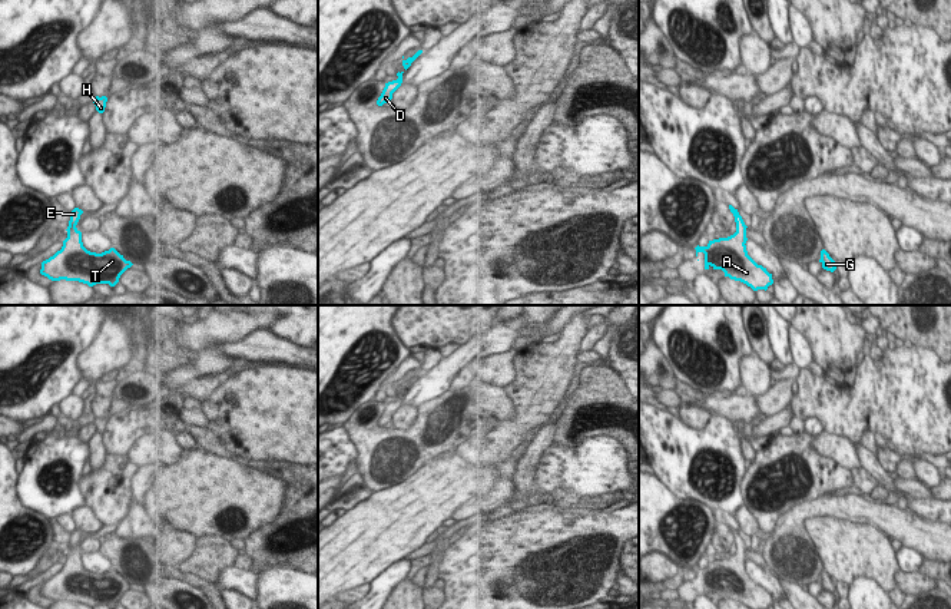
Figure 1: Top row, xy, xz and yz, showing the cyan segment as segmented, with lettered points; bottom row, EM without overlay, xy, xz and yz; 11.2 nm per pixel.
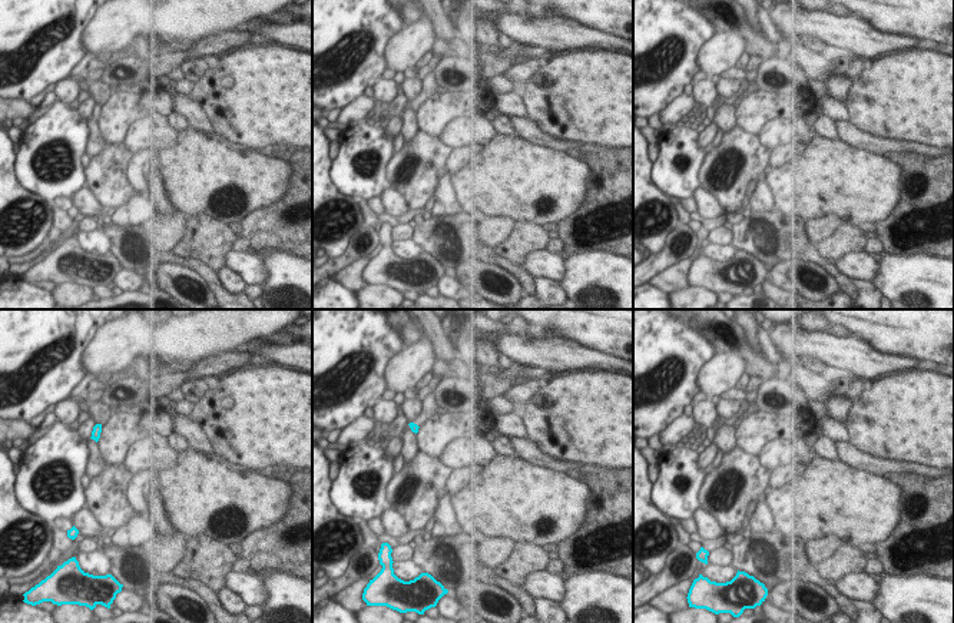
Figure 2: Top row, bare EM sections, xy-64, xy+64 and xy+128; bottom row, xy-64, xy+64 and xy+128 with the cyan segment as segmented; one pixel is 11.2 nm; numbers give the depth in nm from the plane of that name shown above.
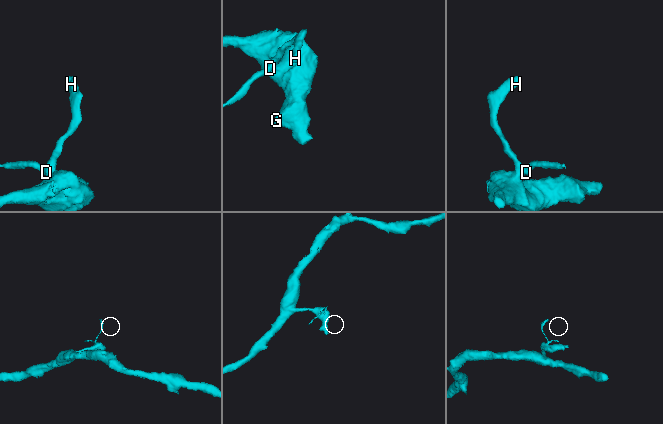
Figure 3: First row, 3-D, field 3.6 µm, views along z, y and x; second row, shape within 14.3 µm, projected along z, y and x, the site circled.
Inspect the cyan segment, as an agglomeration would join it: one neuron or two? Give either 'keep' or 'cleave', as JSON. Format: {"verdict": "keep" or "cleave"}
{"verdict": "keep"}

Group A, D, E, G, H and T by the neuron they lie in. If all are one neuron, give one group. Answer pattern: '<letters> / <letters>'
A D E G H T

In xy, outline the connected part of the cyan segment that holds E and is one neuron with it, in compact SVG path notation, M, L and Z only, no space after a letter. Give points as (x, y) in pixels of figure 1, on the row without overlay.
M82 530L70 533L67 559L53 577L42 583L40 595L52 602L79 602L93 608L109 605L115 608L120 596L133 585L126 582L115 569L102 575L90 573L83 567L82 553L76 549Z

